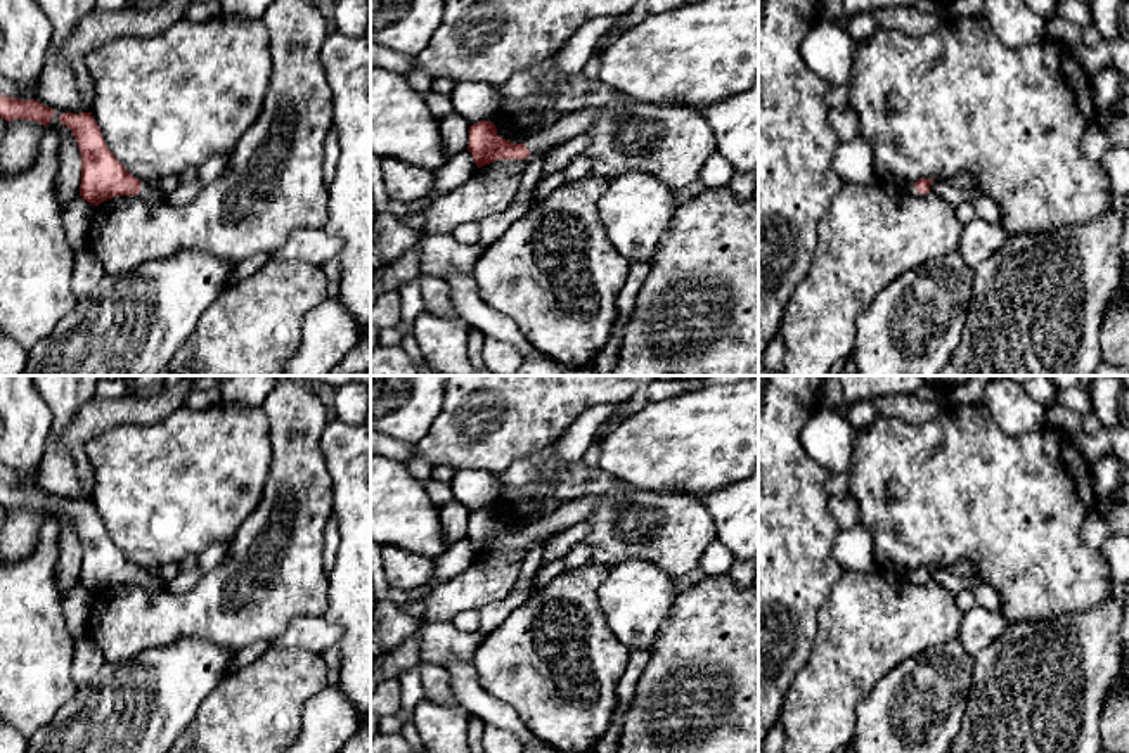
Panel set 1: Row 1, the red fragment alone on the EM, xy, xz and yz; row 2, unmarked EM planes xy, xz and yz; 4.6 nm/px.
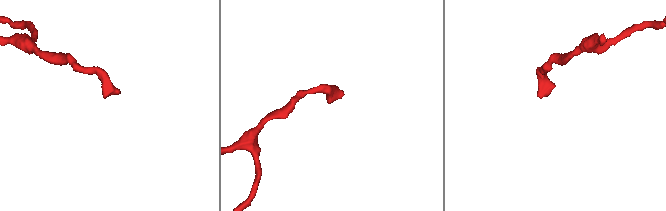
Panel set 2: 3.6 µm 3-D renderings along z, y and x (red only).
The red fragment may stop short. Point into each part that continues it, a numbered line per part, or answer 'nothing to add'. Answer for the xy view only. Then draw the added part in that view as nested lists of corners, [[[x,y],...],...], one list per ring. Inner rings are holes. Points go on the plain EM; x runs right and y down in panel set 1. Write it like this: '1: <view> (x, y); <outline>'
1: xy (146, 579); [[[142,570],[139,582],[149,589],[166,590],[166,582],[159,575],[152,576],[147,570]]]

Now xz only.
1: xz (577, 511); [[[580,499],[564,504],[558,507],[552,514],[528,525],[525,533],[532,542],[547,540],[554,533],[563,531],[564,528],[587,519],[594,507],[596,507],[594,499]]]

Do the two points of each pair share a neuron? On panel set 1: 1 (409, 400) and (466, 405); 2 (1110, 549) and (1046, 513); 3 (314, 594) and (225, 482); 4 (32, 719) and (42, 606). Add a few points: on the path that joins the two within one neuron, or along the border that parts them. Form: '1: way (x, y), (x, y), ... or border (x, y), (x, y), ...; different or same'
1: border (445, 393), (442, 411), (421, 438); different
2: border (1096, 549), (1109, 568), (1110, 582); different
3: border (267, 476), (257, 508), (227, 546); different
4: way (32, 691), (32, 634); same

